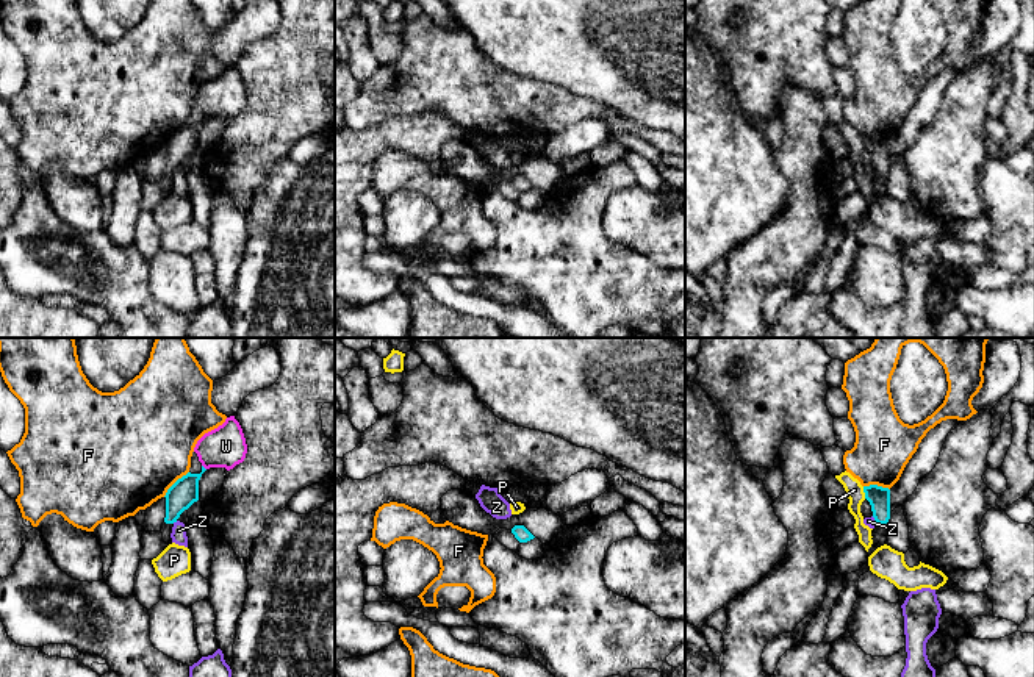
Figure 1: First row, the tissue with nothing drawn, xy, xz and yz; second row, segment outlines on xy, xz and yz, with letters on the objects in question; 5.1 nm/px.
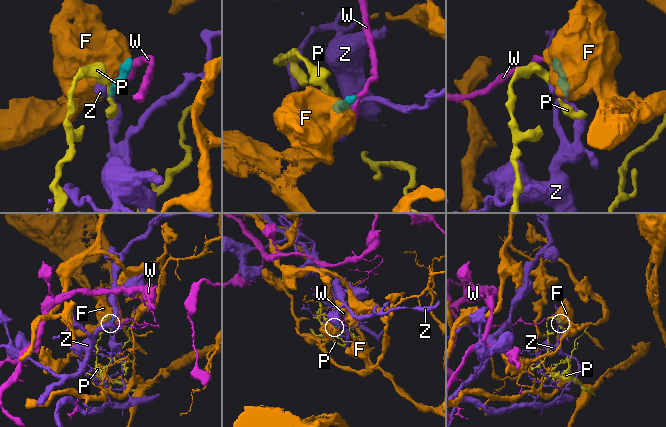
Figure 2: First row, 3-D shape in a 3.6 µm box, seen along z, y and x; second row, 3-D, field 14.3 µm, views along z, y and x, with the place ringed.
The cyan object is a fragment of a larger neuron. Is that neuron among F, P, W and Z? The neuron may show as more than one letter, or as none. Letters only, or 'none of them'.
none of them

